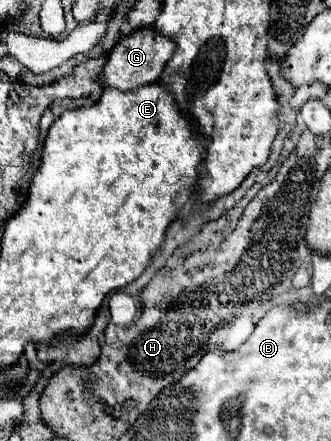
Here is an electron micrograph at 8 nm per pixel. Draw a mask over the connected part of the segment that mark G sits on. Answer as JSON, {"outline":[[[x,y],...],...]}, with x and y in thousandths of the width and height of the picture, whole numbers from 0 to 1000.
{"outline":[[[417,66],[417,70],[369,84],[344,102],[344,111],[332,116],[326,138],[308,152],[290,184],[308,197],[344,197],[363,206],[393,206],[393,202],[465,188],[483,175],[502,138],[520,129],[520,120],[526,120],[526,98],[508,84],[489,84],[471,70],[459,75],[459,66]]]}

